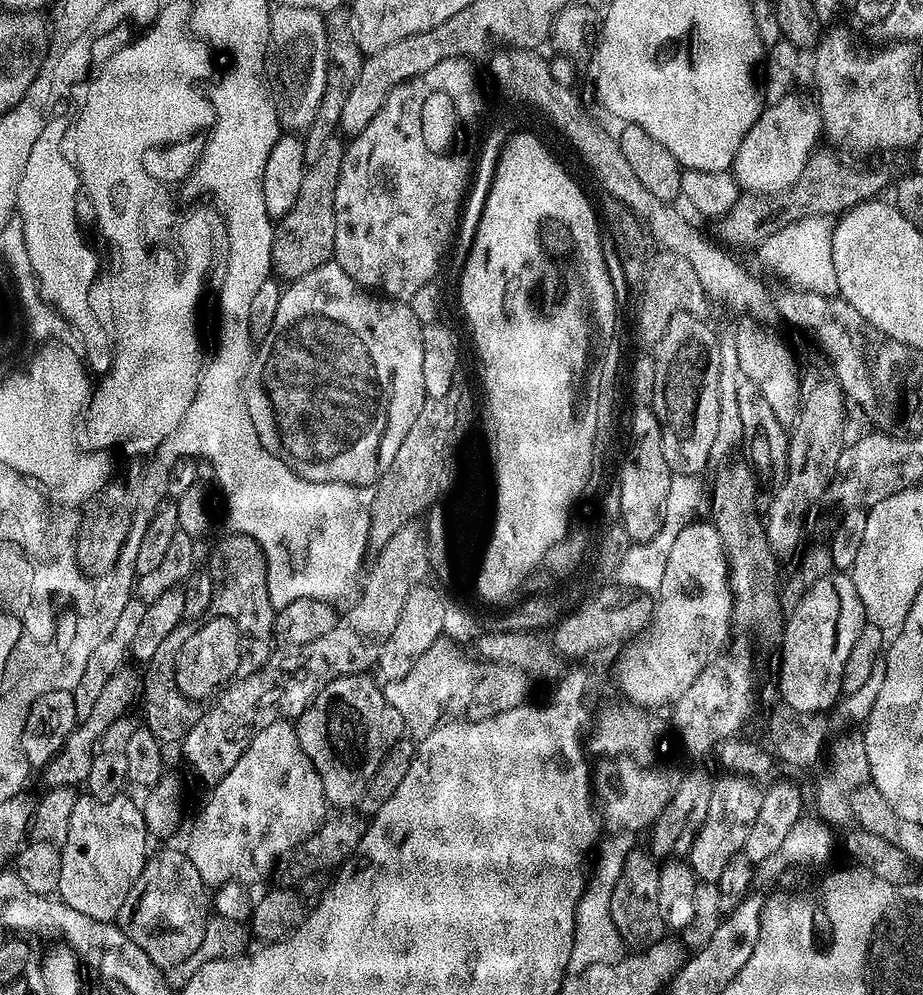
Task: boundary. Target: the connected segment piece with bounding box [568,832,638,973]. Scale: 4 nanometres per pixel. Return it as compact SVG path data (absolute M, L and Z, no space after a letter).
M622 832L609 835L599 845L600 861L597 862L592 876L590 872L590 879L585 883L584 893L576 907L574 942L572 943L570 962L568 963L569 973L581 972L590 966L598 966L599 964L614 964L621 959L626 947L620 939L618 930L615 929L614 921L610 916L610 900L611 895L614 894L615 883L618 882L620 872L623 870L624 859L637 847L638 842L636 840L638 840L637 833Z

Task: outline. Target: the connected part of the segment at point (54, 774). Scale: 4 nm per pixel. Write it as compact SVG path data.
M117 674L110 678L110 682L106 682L106 687L102 689L102 695L98 698L98 702L94 702L89 716L85 720L79 721L76 729L70 734L70 738L66 738L66 742L59 752L49 764L44 765L42 775L44 775L44 788L71 788L75 789L76 784L83 785L87 781L90 774L90 758L94 746L98 742L98 738L102 738L102 734L106 734L106 730L118 717L125 715L129 711L128 707L132 704L132 699L137 699L138 684L125 674Z

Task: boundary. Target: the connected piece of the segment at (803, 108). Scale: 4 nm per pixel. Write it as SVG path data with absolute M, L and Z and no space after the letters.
M784 94L773 99L773 104L769 108L767 105L754 126L750 126L746 138L742 138L742 146L738 146L738 154L730 171L745 193L773 196L776 192L784 192L794 186L806 162L821 143L819 107L811 99L808 101L804 96L792 95Z

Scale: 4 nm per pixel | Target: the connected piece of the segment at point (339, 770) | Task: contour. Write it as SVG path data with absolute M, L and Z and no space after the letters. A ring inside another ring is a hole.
M357 674L355 676L340 676L336 680L331 680L329 684L324 685L323 688L317 691L316 695L312 698L312 703L308 705L308 709L300 715L294 724L296 733L298 734L298 742L302 742L302 750L306 750L306 758L310 758L310 762L314 762L314 770L318 770L318 778L322 778L324 799L336 810L348 810L353 806L359 805L362 798L362 790L366 790L366 782L370 782L370 778L374 774L374 770L378 770L382 758L393 746L400 743L406 732L404 719L398 714L398 710L394 710L394 706L390 706L388 699L384 697L383 687L375 679L372 681L370 677L371 675L368 674Z

